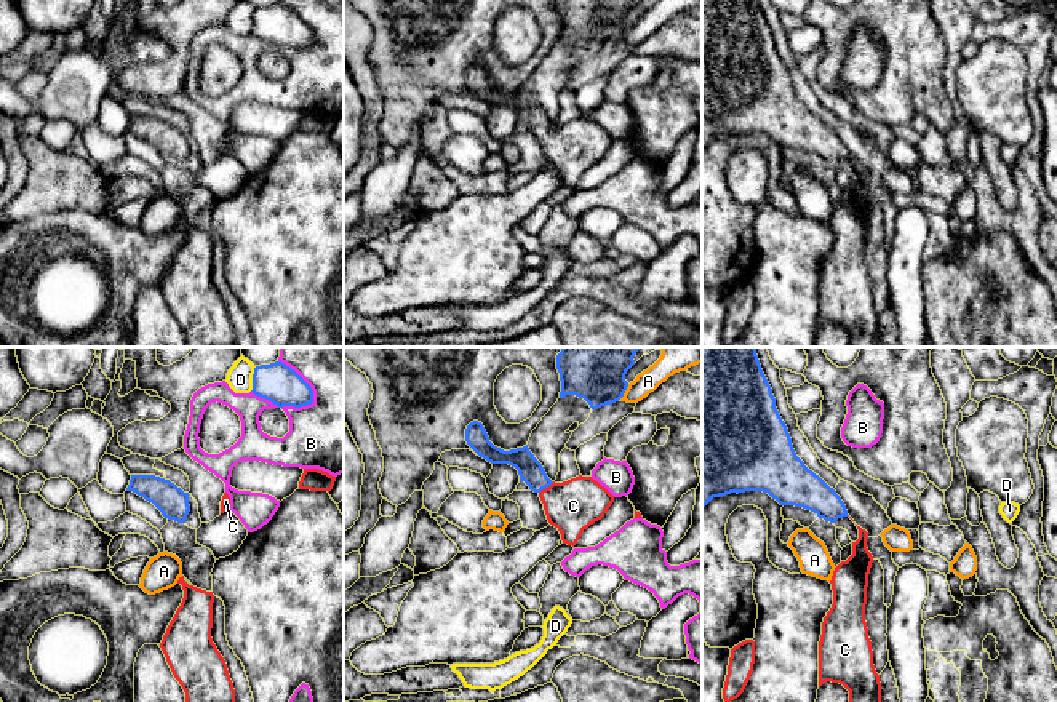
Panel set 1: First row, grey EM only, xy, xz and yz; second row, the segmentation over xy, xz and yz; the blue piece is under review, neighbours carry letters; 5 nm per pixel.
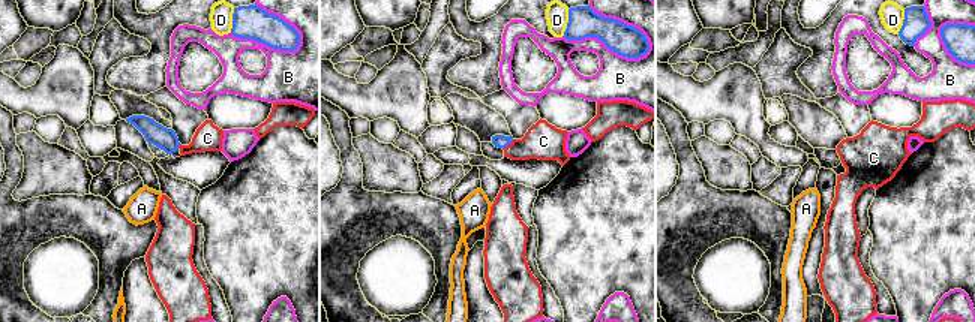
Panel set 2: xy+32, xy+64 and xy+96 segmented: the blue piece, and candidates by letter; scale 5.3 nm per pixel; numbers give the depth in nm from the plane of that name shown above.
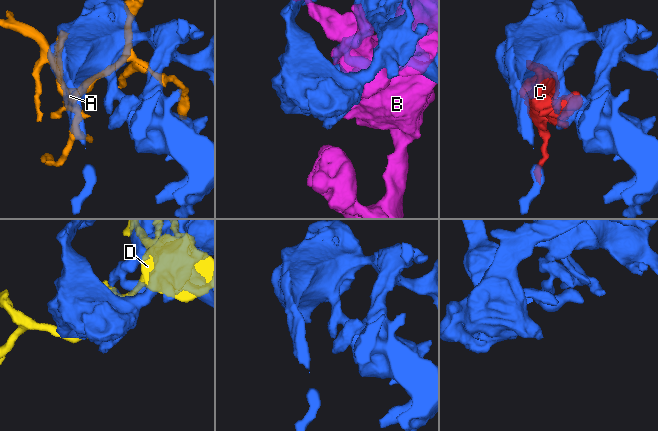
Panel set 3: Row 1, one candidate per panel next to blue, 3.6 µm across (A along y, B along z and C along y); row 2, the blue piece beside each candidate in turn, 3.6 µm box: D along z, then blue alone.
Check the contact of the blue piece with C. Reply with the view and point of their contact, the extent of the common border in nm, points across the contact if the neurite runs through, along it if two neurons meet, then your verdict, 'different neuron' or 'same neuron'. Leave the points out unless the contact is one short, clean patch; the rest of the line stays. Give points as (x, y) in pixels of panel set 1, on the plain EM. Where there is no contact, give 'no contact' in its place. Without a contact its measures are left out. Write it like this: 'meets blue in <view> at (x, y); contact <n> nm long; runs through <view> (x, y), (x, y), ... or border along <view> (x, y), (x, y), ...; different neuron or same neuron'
meets blue in xz at (546, 128); contact 100 nm long; runs through xz (530, 111), (546, 128), (565, 146), (573, 147); same neuron

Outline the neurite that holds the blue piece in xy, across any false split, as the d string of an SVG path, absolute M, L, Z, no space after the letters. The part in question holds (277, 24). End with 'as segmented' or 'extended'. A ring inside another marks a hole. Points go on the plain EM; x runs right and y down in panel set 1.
M281 3L256 8L251 34L278 50L301 50L313 45L312 29Z | as segmented

